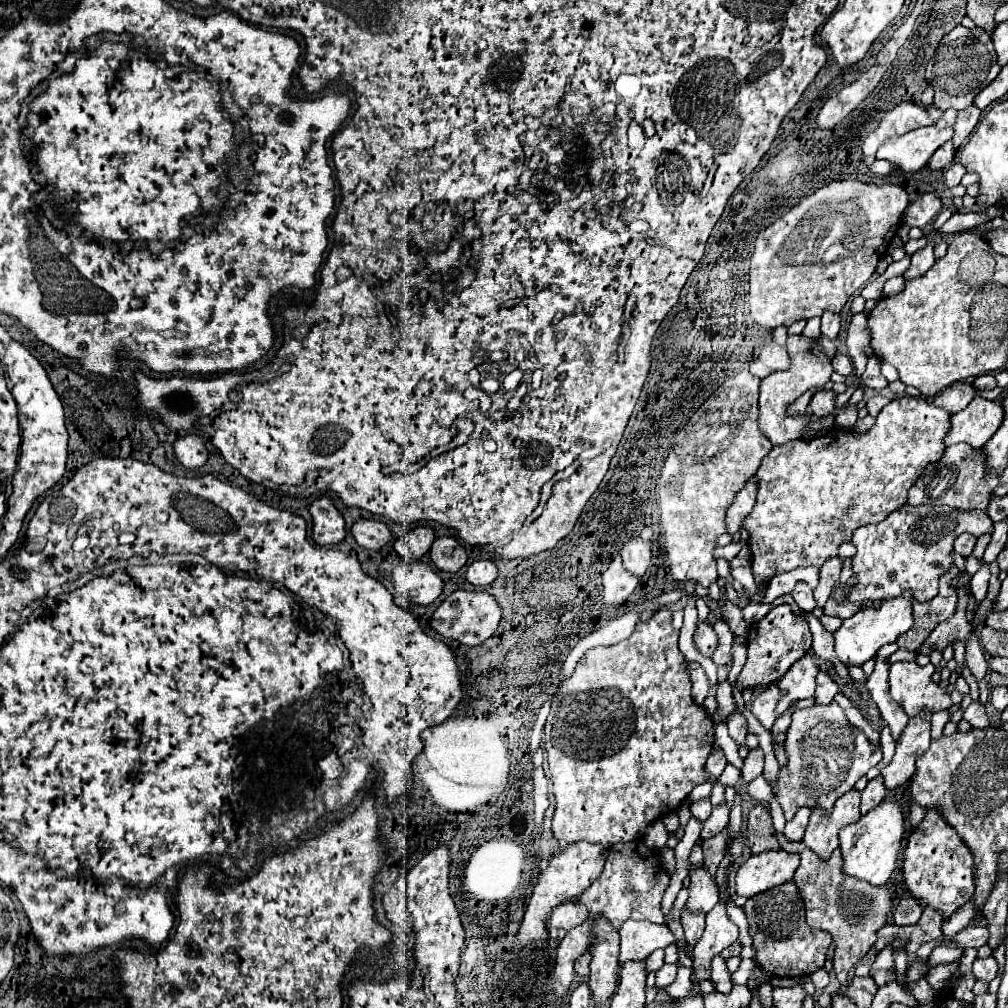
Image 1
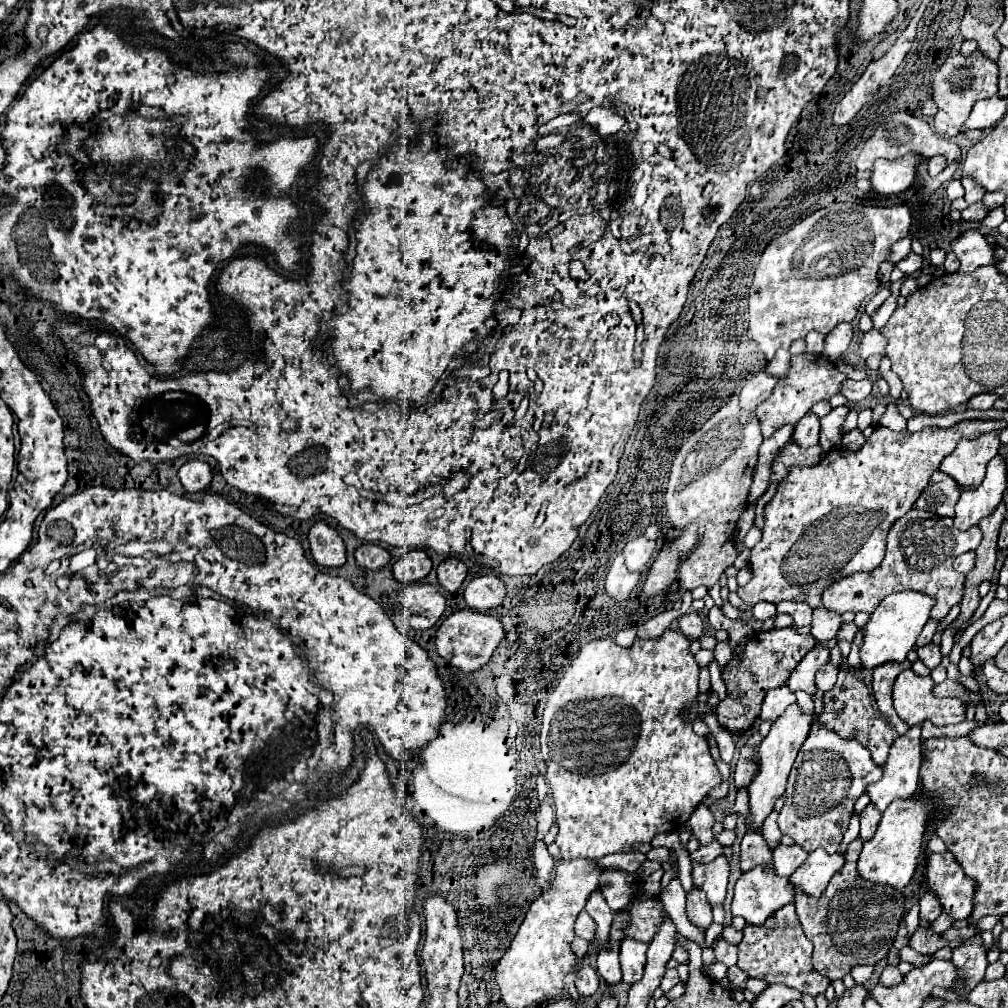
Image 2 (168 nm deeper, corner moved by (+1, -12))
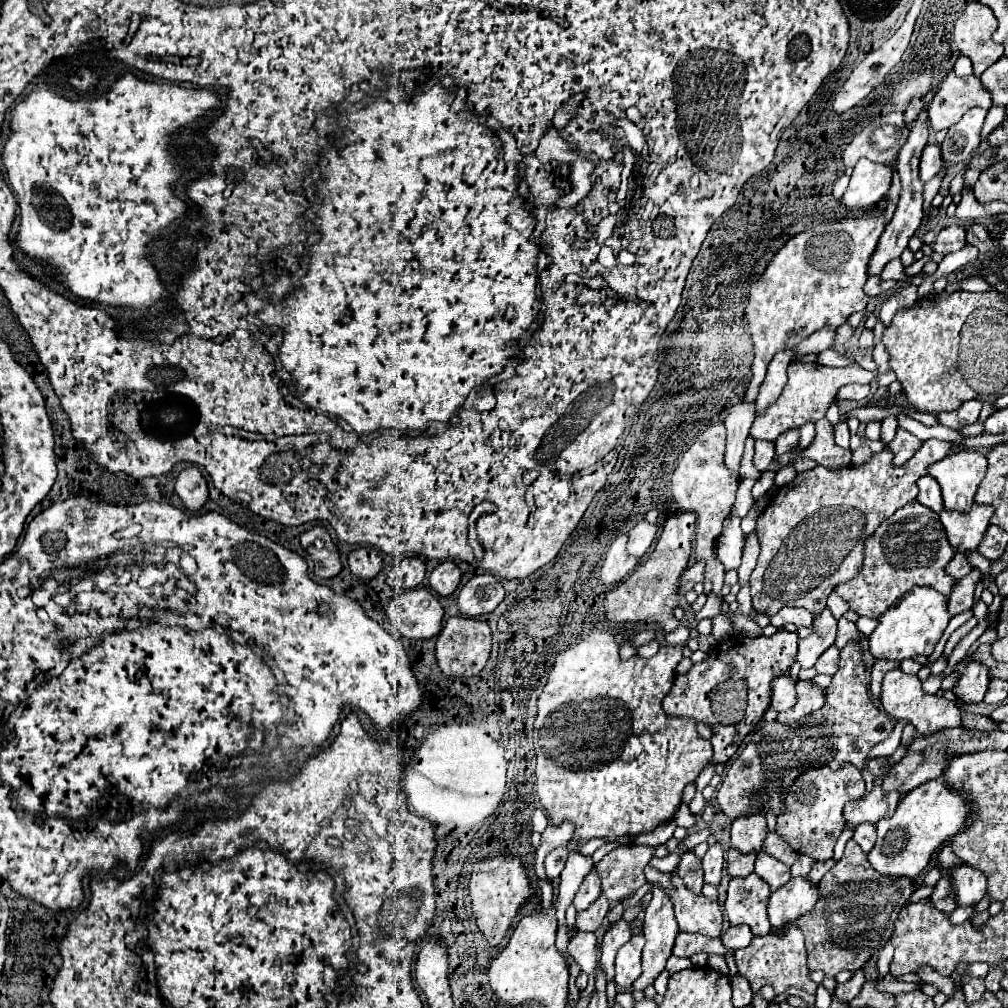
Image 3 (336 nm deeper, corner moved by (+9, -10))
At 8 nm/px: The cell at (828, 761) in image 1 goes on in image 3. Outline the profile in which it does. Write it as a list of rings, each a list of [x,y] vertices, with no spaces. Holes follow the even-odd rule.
[[[842,764],[838,770],[822,768],[806,768],[794,784],[786,790],[784,810],[776,816],[776,832],[802,854],[812,856],[814,860],[832,858],[834,844],[844,828],[842,808],[846,802],[860,798],[866,792],[866,784],[862,772],[852,764]]]

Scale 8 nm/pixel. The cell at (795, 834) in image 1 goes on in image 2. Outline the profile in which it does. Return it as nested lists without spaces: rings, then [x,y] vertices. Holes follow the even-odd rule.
[[[782,844],[782,846],[778,846],[774,850],[774,862],[772,862],[774,872],[778,876],[786,876],[788,878],[796,868],[802,866],[802,862],[806,860],[806,856],[808,856],[808,852],[802,846],[798,846],[798,844],[784,846]]]

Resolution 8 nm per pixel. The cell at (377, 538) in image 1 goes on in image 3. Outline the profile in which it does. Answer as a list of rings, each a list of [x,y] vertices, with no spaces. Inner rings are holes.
[[[358,548],[348,554],[348,566],[354,576],[374,578],[382,570],[382,558],[374,548]]]

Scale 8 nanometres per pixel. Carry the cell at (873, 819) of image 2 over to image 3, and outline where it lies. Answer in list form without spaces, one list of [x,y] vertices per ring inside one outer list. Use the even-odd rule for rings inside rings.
[[[864,822],[862,826],[858,826],[858,830],[854,830],[854,836],[852,836],[858,846],[868,854],[876,842],[876,830],[874,830],[874,824],[870,822]]]

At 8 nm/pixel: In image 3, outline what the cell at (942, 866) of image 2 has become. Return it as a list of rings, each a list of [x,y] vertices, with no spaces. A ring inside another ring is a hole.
[[[940,862],[936,864],[936,868],[942,874],[950,876],[950,886],[954,890],[956,906],[974,906],[986,894],[986,878],[982,876],[980,870],[966,864],[944,868]]]

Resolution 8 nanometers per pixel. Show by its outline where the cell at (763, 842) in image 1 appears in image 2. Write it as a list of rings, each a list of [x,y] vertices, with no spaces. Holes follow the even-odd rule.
[[[746,832],[740,844],[740,868],[748,872],[758,864],[772,864],[772,850],[760,832]]]

